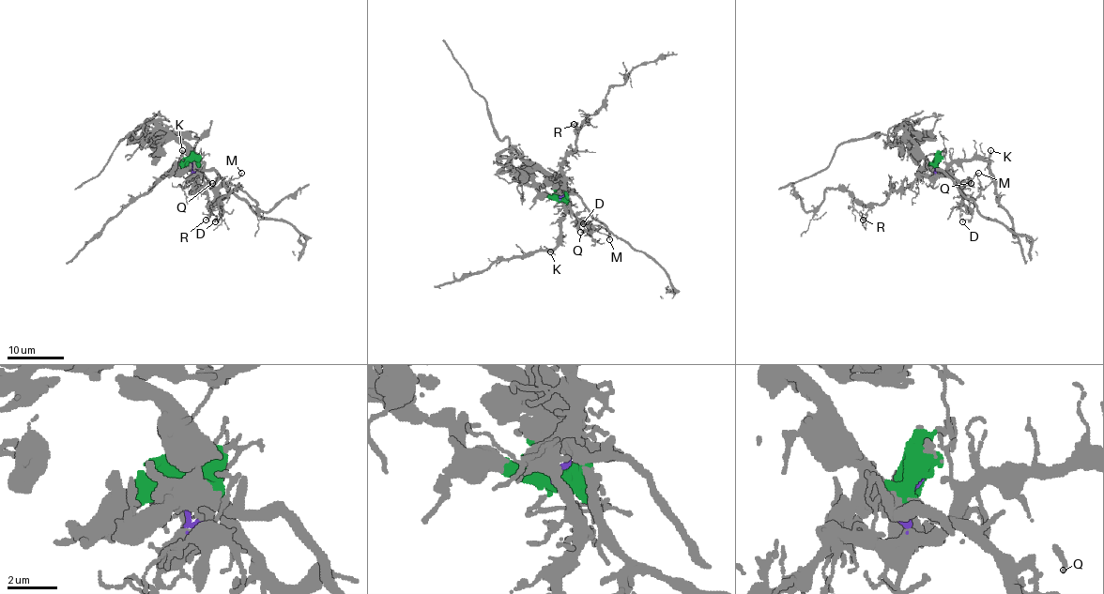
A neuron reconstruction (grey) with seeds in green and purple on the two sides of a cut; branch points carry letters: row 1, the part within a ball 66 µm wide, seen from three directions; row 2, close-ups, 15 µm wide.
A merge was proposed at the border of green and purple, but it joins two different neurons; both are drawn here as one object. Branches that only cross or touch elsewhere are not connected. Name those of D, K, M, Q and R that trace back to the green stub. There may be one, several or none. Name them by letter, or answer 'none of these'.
D, M, Q

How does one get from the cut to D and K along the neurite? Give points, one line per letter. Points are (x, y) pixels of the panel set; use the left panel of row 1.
D: (191, 162), (198, 164), (221, 203), (221, 217), (215, 222)
K: (191, 162), (193, 174), (195, 162), (181, 159), (182, 149)

